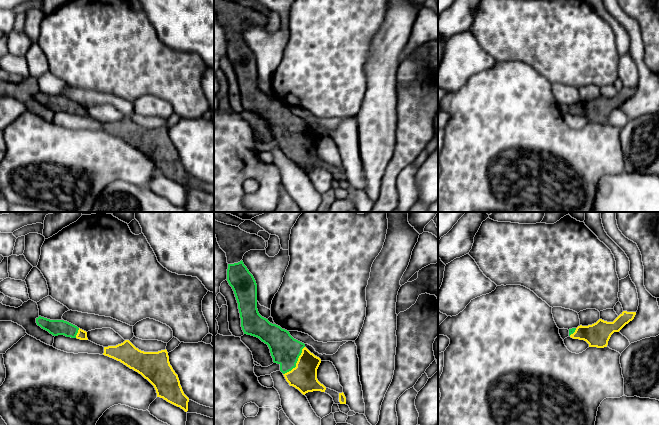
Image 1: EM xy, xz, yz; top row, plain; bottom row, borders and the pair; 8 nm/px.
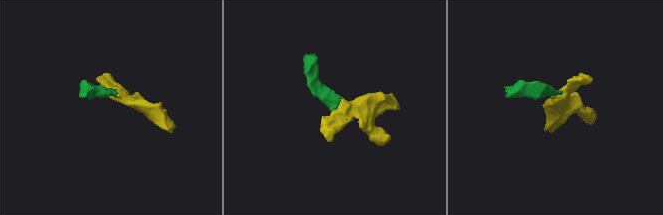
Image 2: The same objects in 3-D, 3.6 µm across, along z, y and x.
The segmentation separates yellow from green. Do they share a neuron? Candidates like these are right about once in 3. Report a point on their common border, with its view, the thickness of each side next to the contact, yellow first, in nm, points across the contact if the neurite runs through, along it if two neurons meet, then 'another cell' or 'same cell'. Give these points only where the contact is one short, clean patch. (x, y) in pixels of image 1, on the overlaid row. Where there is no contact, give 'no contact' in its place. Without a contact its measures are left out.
xz (297, 362) | 220/240 nm | across xz (303, 377), (297, 362), (285, 350) | same cell

